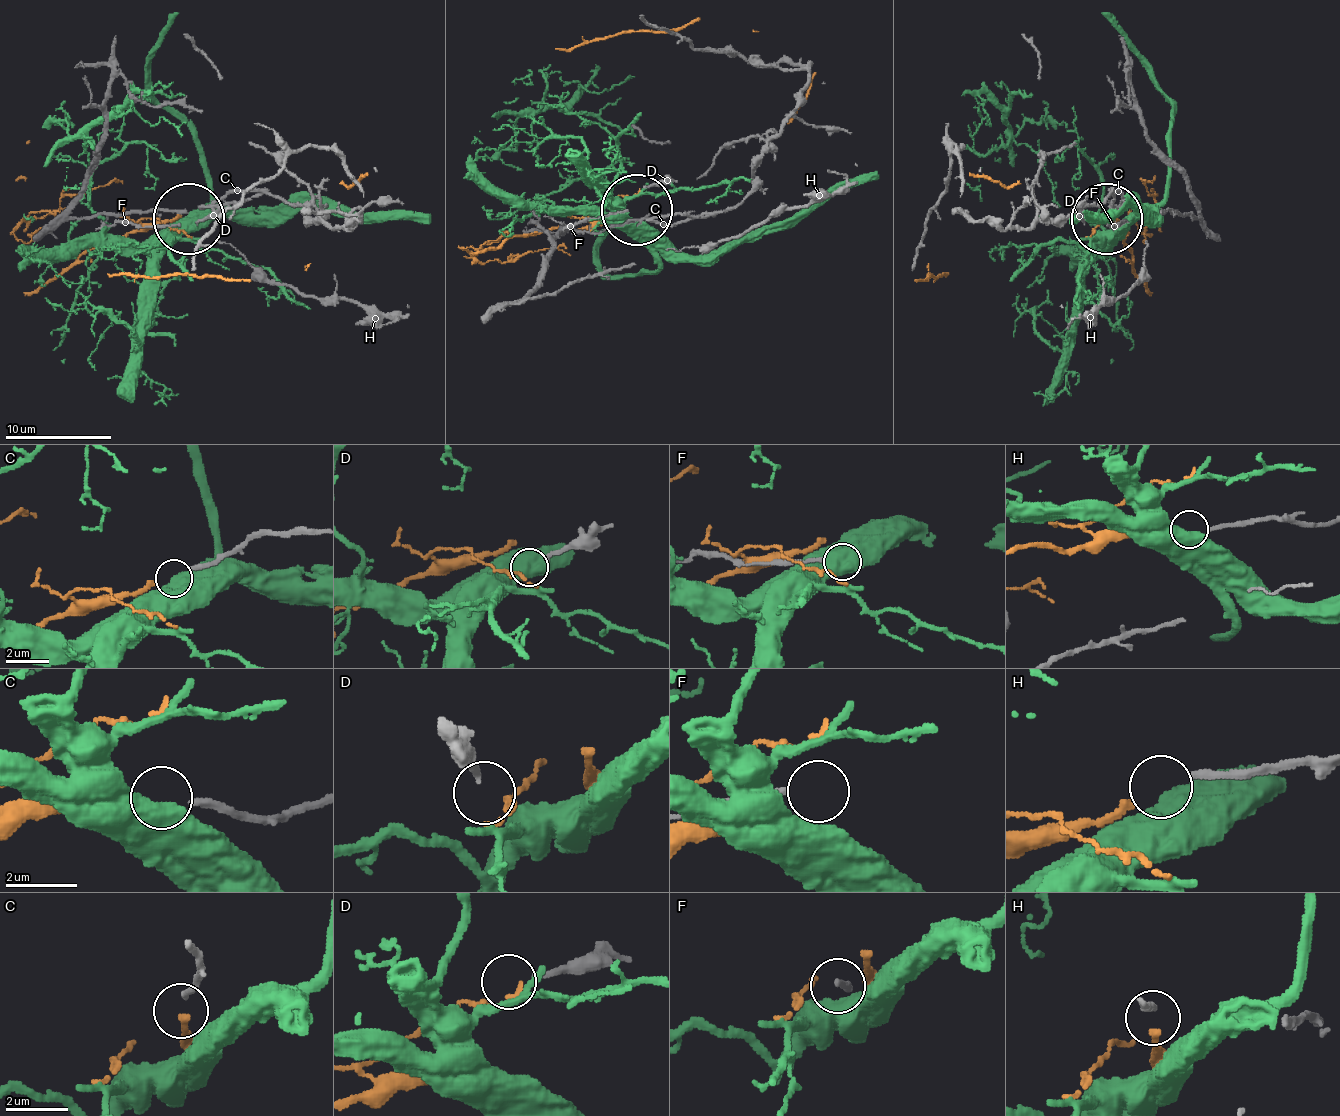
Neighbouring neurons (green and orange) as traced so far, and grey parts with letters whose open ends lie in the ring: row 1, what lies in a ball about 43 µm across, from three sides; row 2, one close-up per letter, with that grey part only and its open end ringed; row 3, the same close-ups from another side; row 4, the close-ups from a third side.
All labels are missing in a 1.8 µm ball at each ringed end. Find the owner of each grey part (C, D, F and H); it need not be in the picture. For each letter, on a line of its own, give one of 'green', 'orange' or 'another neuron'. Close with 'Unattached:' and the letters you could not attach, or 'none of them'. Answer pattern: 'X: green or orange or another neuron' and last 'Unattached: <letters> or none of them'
C: orange
D: another neuron
F: another neuron
H: another neuron
Unattached: D, F, H

